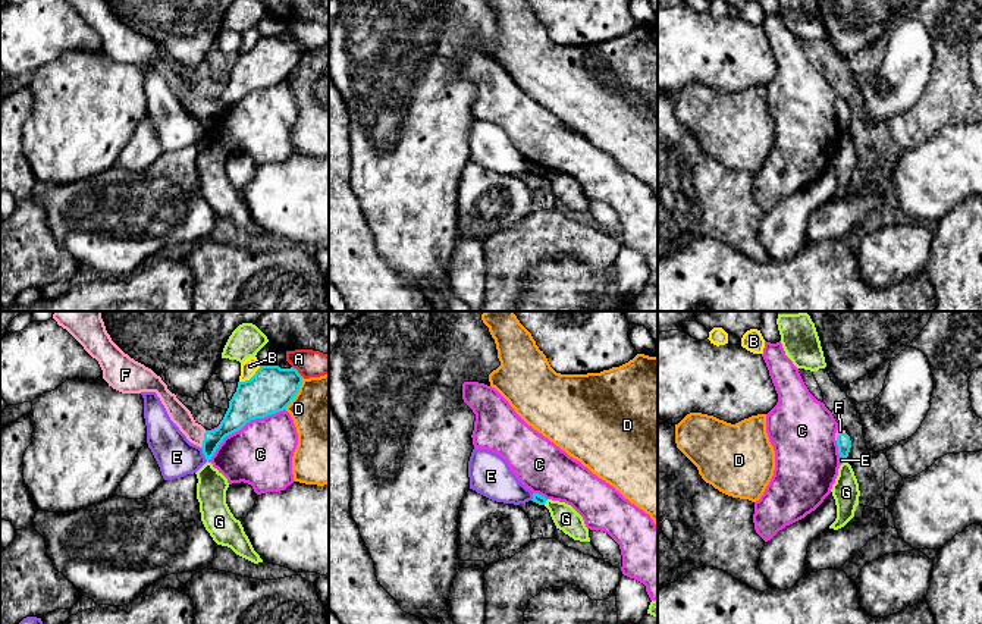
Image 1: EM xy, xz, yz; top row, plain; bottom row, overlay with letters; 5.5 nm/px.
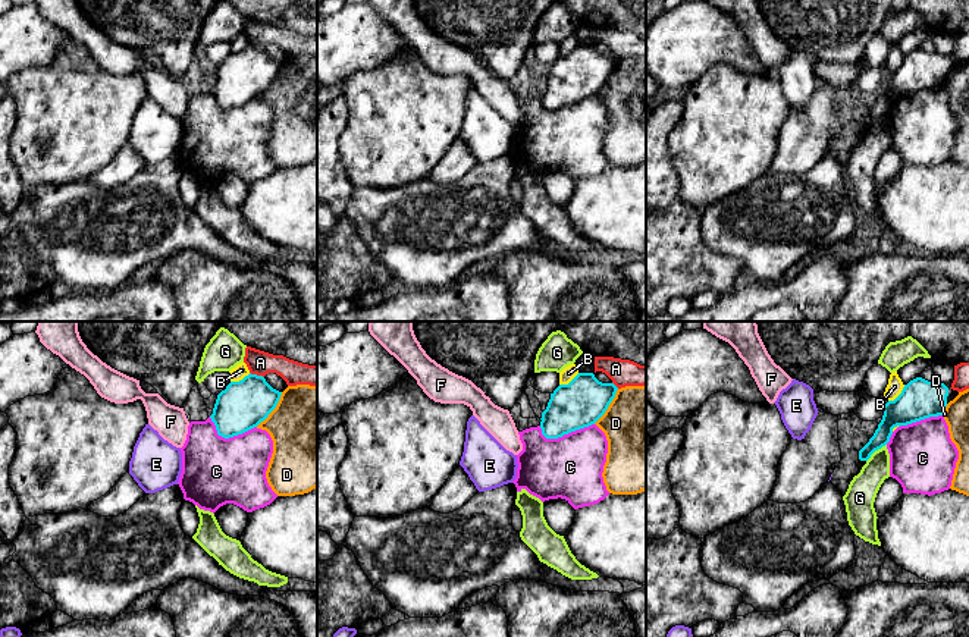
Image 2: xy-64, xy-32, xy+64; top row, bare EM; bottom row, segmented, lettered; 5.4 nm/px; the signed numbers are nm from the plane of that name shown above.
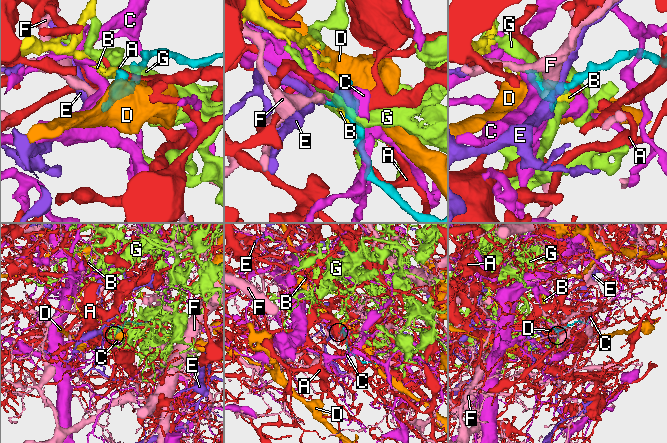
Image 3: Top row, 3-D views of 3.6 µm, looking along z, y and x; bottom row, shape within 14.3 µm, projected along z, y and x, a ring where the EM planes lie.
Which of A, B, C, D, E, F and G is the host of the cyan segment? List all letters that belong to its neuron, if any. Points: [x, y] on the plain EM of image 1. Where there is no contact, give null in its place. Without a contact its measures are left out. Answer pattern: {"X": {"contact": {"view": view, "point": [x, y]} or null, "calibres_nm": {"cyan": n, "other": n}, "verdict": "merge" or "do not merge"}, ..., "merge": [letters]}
{"A": {"contact": {"view": "xy", "point": [297, 43]}, "calibres_nm": {"cyan": 240, "other": 150}, "verdict": "do not merge"}, "B": {"contact": {"view": "xy", "point": [251, 49]}, "calibres_nm": {"cyan": 240, "other": 90}, "verdict": "do not merge"}, "C": {"contact": {"view": "xy", "point": [244, 96]}, "calibres_nm": {"cyan": 240, "other": 360}, "verdict": "do not merge"}, "D": {"contact": {"view": "xy", "point": [297, 63]}, "calibres_nm": {"cyan": 240, "other": 400}, "verdict": "do not merge"}, "E": {"contact": {"view": "xy", "point": [203, 124]}, "calibres_nm": {"cyan": 120, "other": 220}, "verdict": "do not merge"}, "F": {"contact": {"view": "xy", "point": [204, 110]}, "calibres_nm": {"cyan": 140, "other": 110}, "verdict": "merge"}, "G": {"contact": {"view": "xz", "point": [545, 173]}, "calibres_nm": {"cyan": 50, "other": 140}, "verdict": "do not merge"}, "merge": ["F"]}

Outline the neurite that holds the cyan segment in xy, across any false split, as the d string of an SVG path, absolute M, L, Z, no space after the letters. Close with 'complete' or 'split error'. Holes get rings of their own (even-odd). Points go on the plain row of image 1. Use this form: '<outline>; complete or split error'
M66 0L84 21L98 32L103 50L122 65L156 63L170 91L186 110L200 117L206 131L211 131L223 110L255 90L264 90L286 81L299 62L302 47L297 40L260 37L255 46L238 53L229 79L214 101L198 95L191 82L167 60L151 40L125 25L106 0Z; split error

